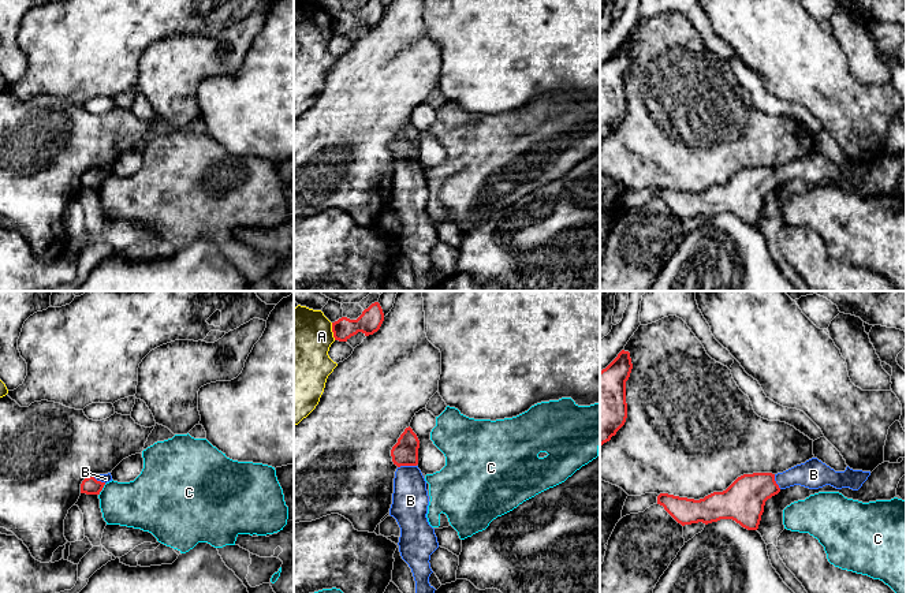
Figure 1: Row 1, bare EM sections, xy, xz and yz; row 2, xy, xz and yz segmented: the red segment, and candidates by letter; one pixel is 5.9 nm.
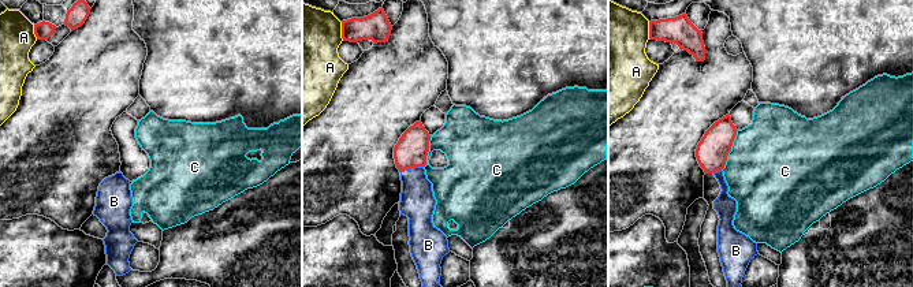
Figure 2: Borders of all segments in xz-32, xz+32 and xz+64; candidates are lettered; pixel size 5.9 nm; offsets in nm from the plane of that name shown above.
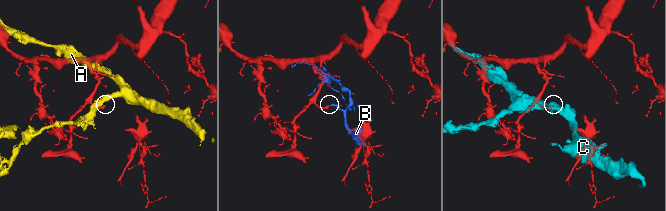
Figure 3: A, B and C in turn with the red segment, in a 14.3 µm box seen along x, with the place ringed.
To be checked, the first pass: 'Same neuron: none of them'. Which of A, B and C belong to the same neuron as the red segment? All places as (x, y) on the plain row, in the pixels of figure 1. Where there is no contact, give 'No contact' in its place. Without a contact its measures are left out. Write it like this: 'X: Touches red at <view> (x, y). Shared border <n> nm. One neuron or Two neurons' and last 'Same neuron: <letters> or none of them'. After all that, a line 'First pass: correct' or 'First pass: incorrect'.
A: Touches red at xz (332, 25). Shared border 110 nm. Two neurons
B: Touches red at xz (406, 159). Shared border 110 nm. One neuron
C: Touches red at xy (101, 183). Shared border 80 nm. Two neurons
Same neuron: B
First pass: incorrect

